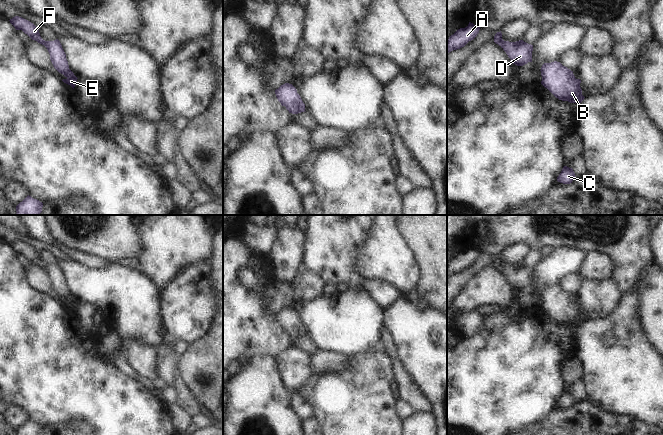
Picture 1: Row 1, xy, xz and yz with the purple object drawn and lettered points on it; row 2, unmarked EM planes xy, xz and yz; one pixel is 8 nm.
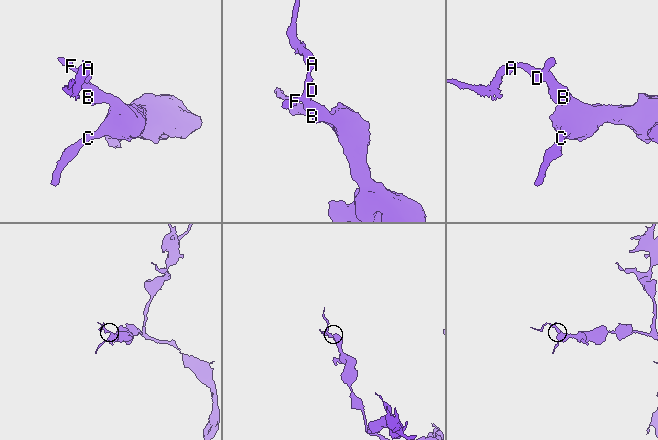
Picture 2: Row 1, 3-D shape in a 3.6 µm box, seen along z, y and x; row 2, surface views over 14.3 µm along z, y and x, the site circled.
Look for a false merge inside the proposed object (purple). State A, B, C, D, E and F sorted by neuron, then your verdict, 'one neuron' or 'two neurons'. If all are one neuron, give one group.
groups A B C D E F; one neuron

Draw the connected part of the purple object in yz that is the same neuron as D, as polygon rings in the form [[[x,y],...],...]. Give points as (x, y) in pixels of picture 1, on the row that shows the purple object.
[[[501,31],[495,34],[494,42],[506,52],[513,64],[523,66],[528,62],[532,62],[533,45],[523,40],[516,42],[504,41]]]

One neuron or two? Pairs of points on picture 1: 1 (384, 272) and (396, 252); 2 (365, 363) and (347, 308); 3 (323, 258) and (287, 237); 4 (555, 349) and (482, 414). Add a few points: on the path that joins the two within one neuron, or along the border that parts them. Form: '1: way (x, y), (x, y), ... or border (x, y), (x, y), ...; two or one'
1: way (385, 267), (386, 262), (391, 257); one
2: border (380, 344), (373, 345), (366, 350), (348, 356); two
3: border (305, 234), (301, 262); two
4: way (537, 359), (500, 396); one

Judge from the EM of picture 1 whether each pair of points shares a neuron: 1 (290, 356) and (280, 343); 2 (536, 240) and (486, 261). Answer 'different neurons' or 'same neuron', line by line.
1: different neurons
2: same neuron

